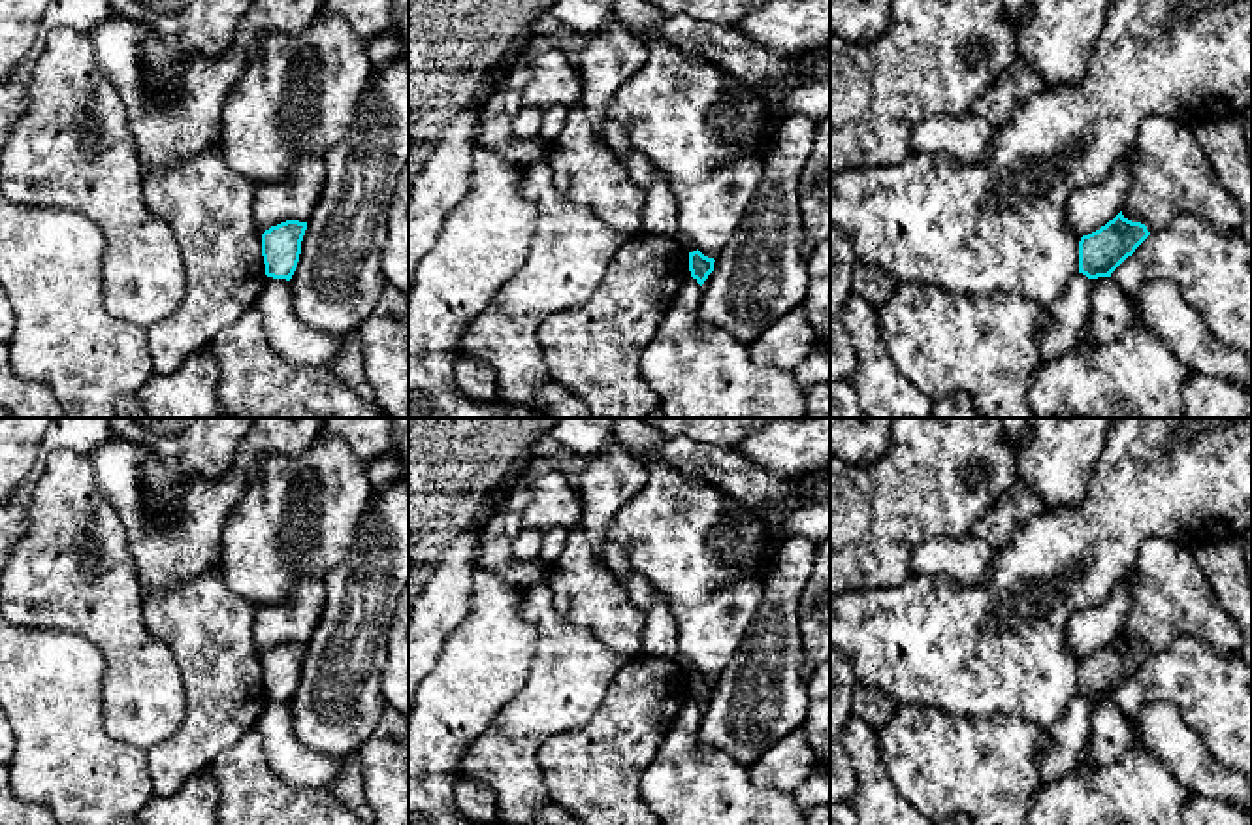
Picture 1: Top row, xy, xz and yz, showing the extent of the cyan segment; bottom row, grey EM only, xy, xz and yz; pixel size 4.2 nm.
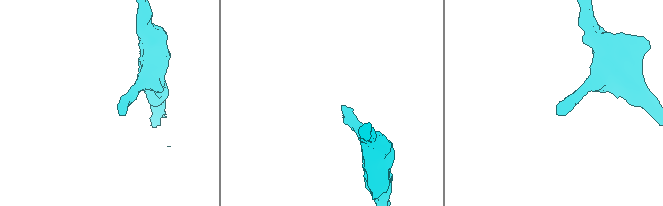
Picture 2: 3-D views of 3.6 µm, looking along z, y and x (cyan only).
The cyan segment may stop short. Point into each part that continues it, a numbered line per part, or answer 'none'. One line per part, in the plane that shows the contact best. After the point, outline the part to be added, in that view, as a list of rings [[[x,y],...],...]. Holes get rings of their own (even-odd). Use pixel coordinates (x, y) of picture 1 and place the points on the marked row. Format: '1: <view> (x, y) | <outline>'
none

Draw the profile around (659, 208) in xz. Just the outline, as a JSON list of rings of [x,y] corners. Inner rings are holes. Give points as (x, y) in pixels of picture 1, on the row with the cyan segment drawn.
[[[638,151],[618,156],[631,181],[644,192],[642,232],[676,237],[676,200],[666,177]]]

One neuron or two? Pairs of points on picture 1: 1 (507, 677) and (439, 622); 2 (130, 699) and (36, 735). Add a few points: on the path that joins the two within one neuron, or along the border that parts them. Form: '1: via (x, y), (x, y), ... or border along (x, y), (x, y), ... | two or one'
1: border along (471, 592), (467, 616), (447, 637), (430, 671) | two
2: border along (104, 667), (100, 682), (102, 727), (128, 746) | two

